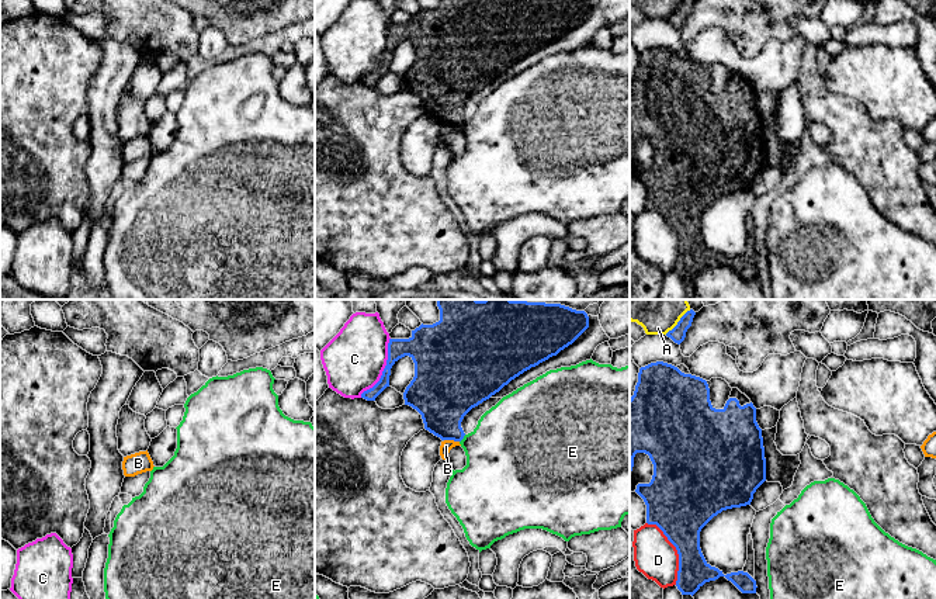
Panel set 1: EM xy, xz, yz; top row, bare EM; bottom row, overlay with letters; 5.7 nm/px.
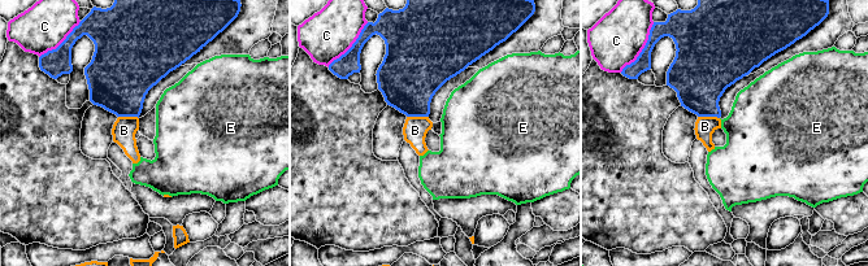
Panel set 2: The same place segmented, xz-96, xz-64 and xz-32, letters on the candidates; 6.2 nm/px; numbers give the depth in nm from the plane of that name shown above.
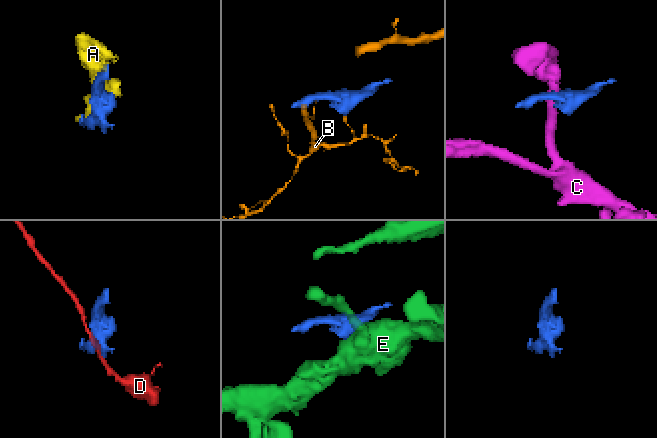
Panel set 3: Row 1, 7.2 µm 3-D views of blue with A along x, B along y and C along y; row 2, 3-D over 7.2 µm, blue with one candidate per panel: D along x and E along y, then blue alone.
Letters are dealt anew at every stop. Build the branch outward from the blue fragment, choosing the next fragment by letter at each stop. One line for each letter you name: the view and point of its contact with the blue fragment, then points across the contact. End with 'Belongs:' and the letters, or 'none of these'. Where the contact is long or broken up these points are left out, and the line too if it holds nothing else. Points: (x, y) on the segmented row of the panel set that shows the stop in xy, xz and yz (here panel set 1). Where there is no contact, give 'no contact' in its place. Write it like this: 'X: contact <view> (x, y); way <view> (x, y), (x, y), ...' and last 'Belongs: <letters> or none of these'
Belongs: none of these

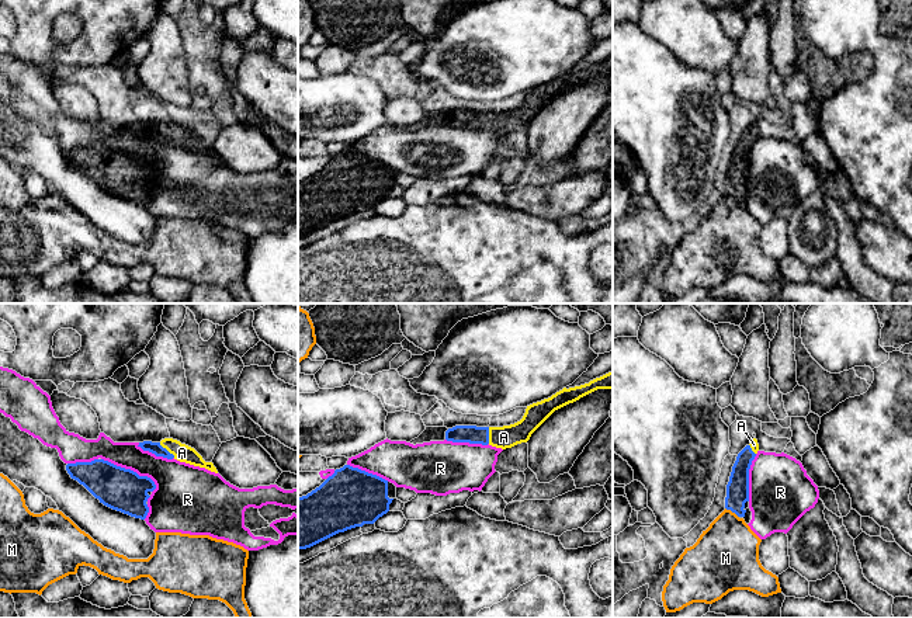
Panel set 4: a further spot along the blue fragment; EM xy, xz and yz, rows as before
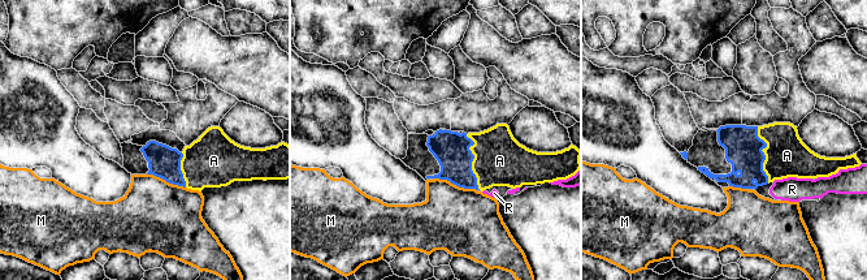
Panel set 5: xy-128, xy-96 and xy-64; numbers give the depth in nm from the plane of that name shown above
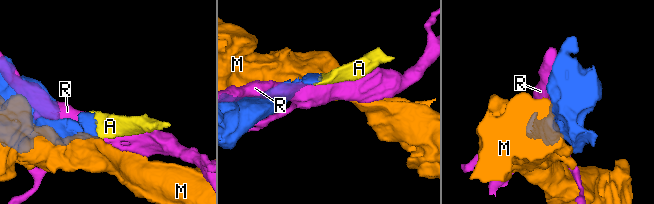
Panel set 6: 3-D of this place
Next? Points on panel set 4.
A: contact xy (166, 450); way xy (156, 448), (166, 450), (181, 452)
Belongs: A

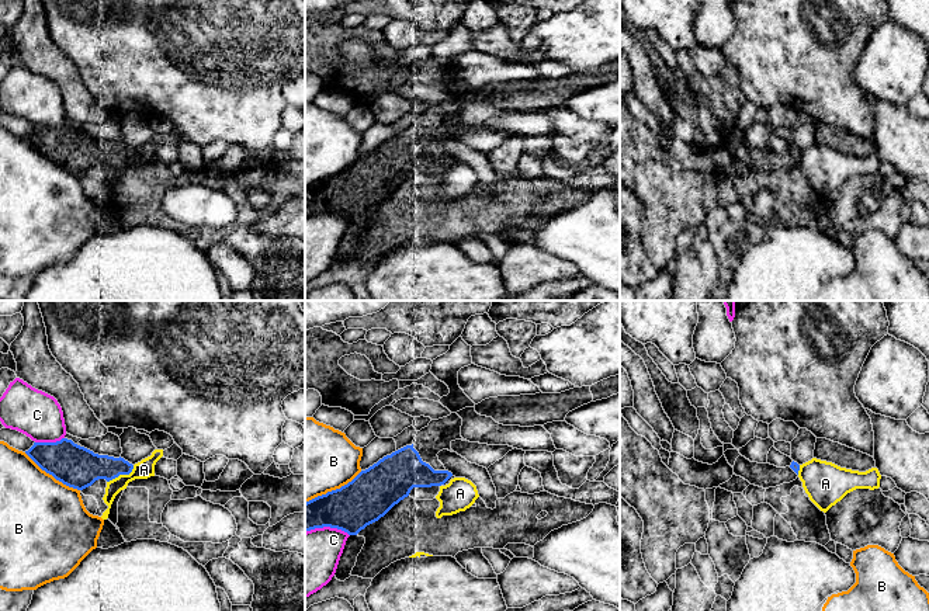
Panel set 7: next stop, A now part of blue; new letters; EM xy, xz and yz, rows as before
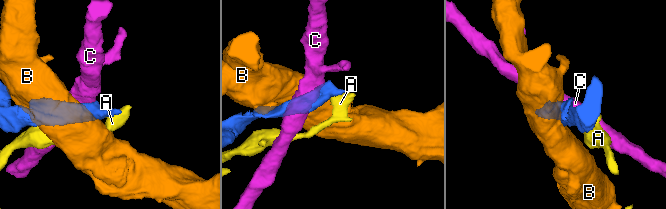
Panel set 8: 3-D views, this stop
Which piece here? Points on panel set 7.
Belongs: none of these

